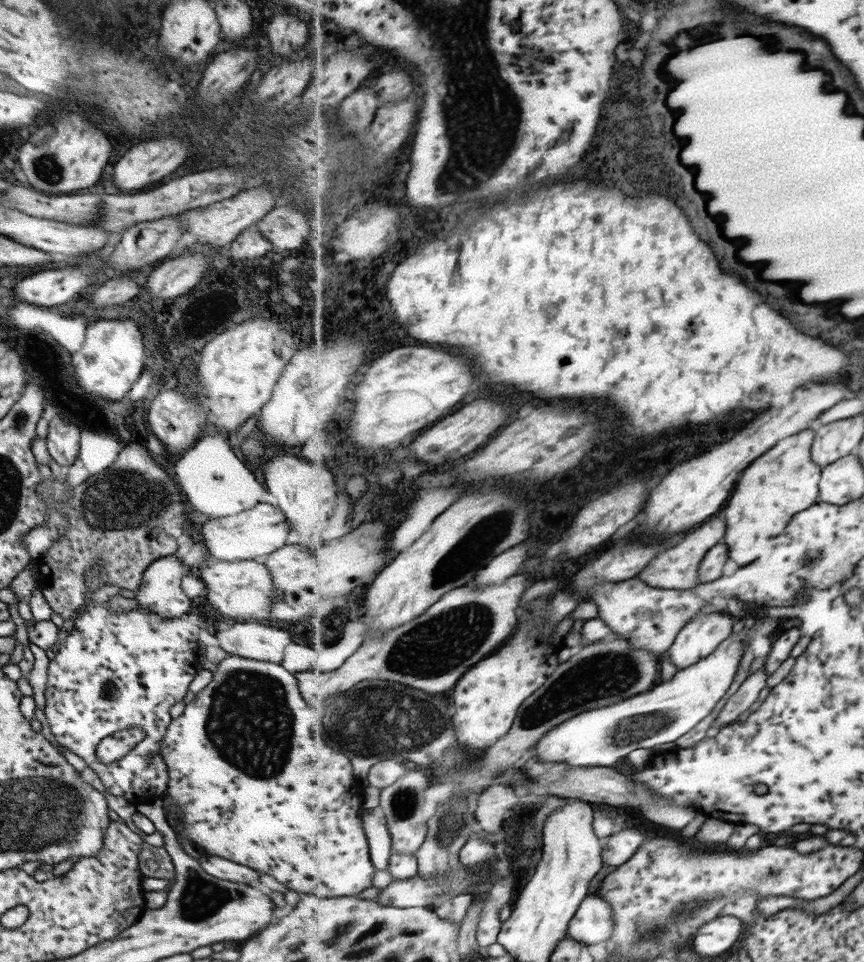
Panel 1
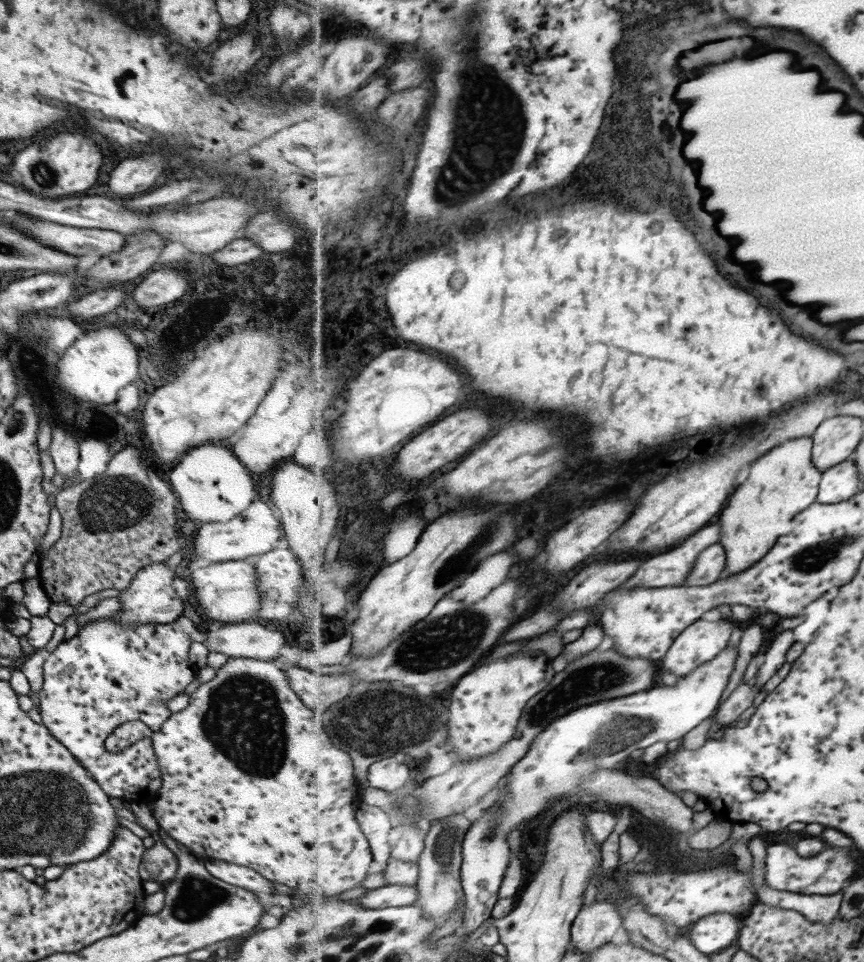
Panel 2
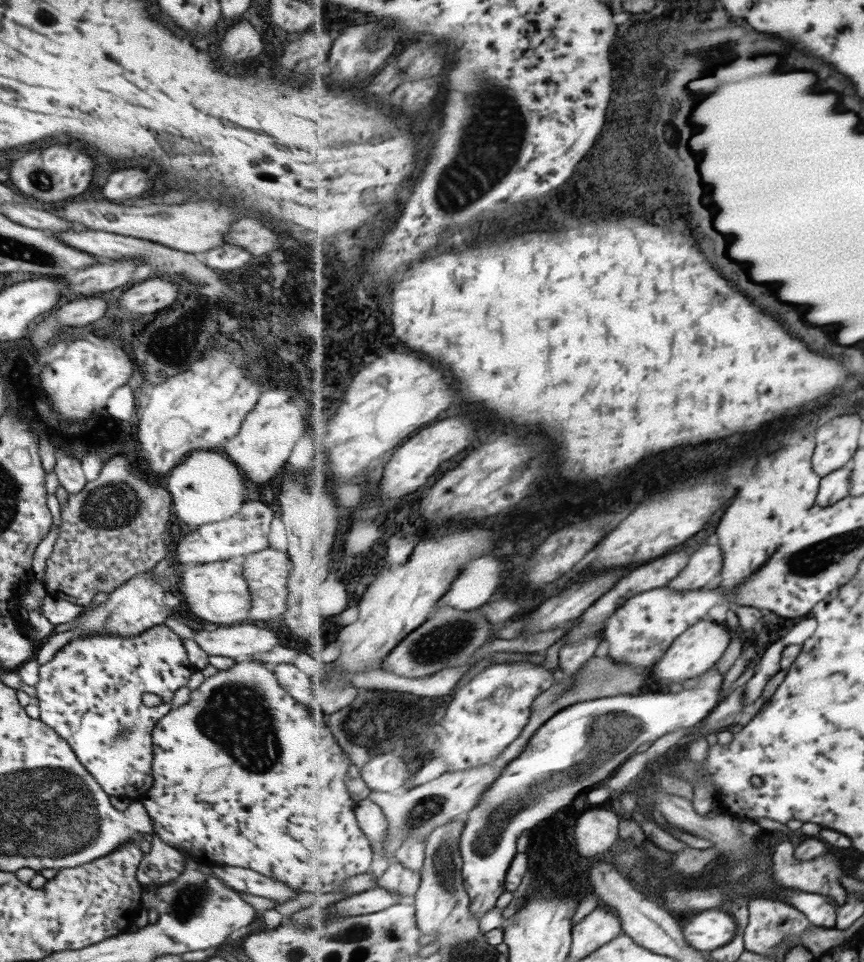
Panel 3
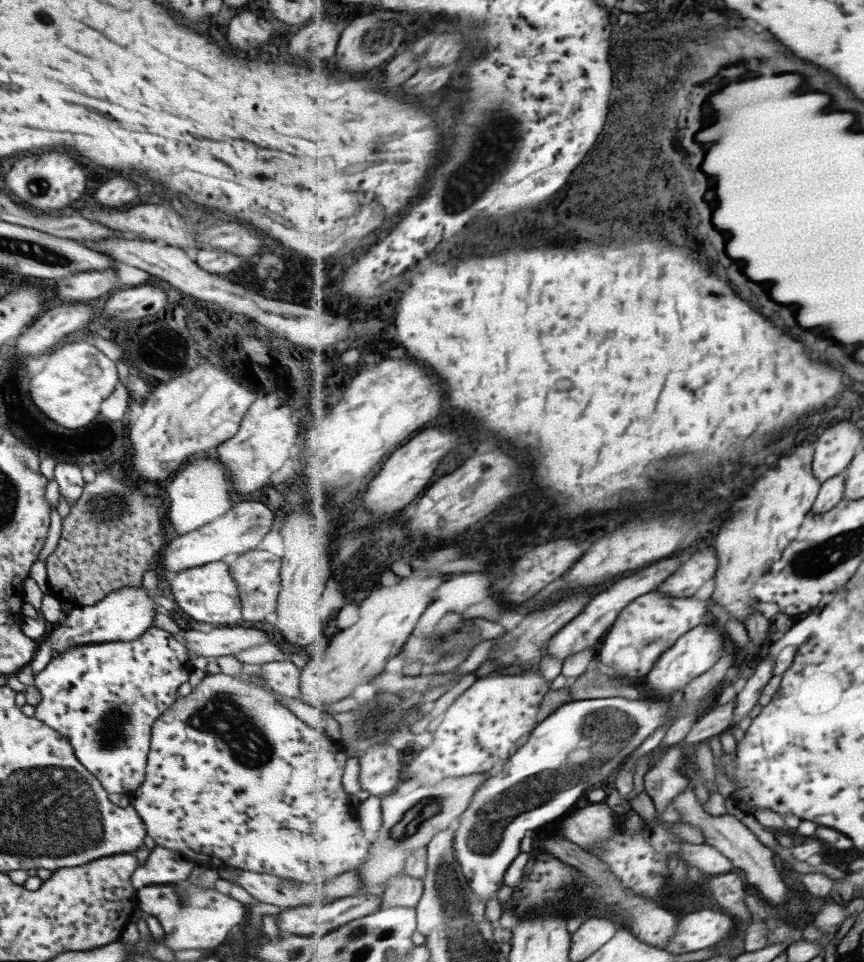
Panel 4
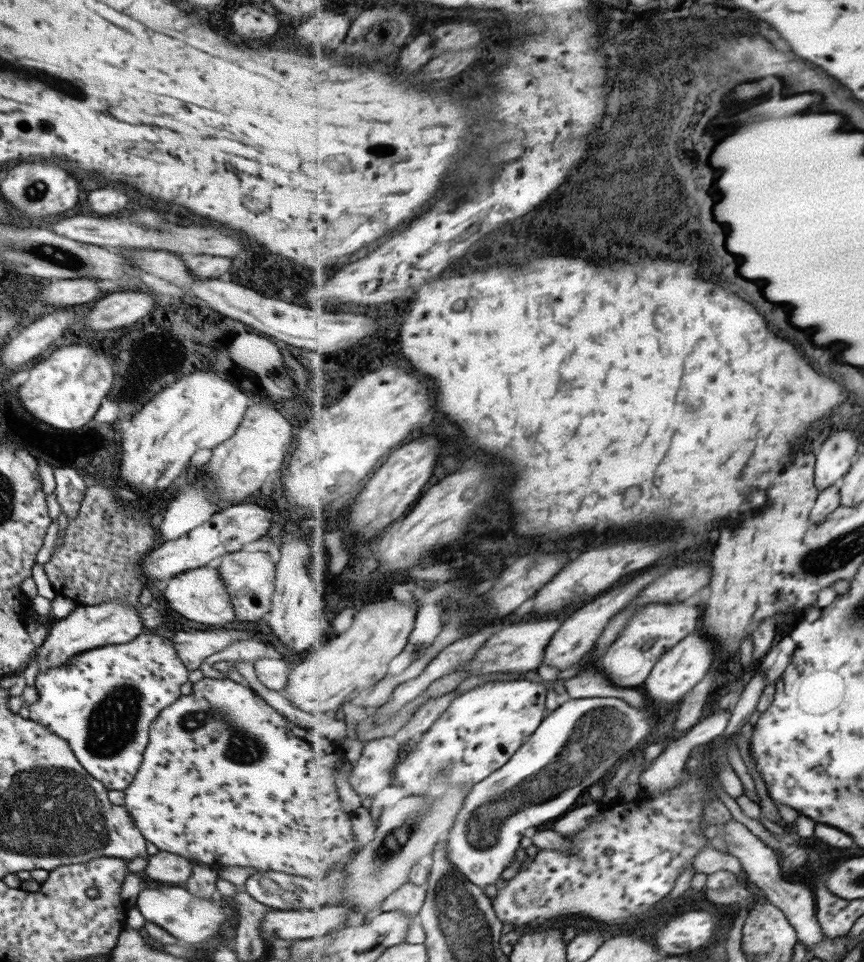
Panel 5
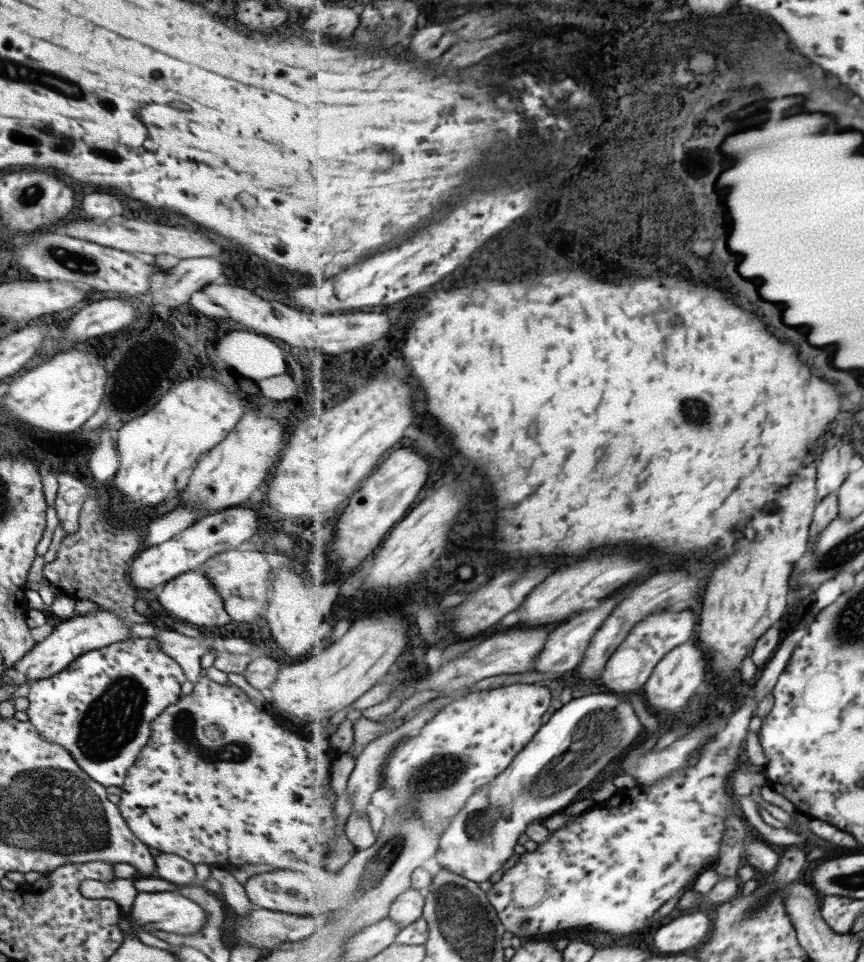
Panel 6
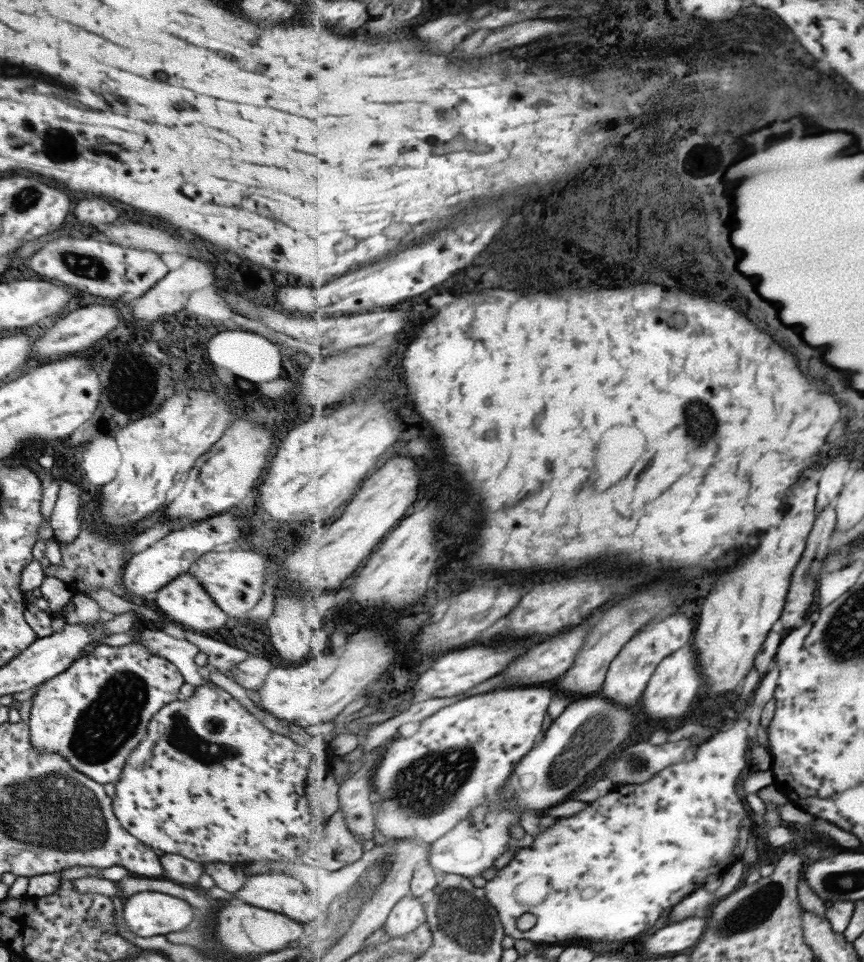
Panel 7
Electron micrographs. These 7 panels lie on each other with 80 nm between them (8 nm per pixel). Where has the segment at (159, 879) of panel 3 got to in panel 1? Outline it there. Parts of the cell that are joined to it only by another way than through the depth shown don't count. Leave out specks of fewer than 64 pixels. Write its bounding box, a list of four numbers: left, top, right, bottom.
[137,842,174,878]

